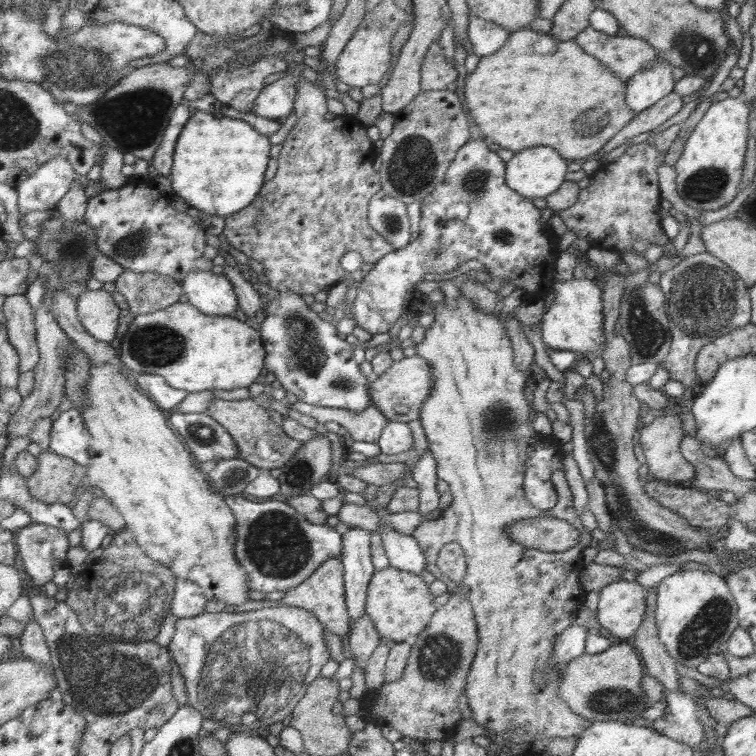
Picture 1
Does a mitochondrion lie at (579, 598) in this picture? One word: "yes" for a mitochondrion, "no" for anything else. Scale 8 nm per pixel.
no

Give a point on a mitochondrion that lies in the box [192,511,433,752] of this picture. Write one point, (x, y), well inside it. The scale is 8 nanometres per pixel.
(292, 708)

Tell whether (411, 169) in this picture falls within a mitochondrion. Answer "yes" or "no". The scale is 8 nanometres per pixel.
yes

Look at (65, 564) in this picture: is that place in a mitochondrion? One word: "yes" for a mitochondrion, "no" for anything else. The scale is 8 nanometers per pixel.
no

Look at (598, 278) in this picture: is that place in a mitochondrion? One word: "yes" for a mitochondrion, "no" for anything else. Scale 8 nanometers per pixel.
no

